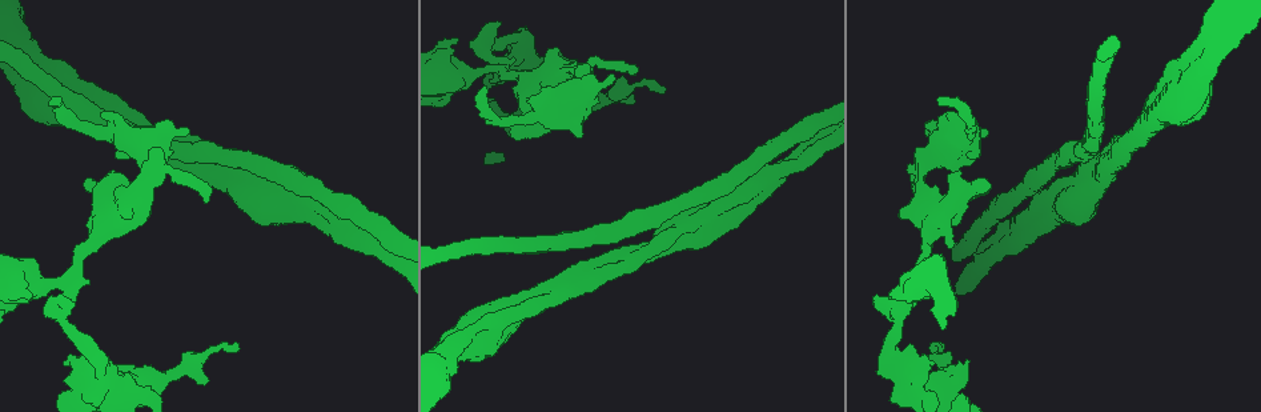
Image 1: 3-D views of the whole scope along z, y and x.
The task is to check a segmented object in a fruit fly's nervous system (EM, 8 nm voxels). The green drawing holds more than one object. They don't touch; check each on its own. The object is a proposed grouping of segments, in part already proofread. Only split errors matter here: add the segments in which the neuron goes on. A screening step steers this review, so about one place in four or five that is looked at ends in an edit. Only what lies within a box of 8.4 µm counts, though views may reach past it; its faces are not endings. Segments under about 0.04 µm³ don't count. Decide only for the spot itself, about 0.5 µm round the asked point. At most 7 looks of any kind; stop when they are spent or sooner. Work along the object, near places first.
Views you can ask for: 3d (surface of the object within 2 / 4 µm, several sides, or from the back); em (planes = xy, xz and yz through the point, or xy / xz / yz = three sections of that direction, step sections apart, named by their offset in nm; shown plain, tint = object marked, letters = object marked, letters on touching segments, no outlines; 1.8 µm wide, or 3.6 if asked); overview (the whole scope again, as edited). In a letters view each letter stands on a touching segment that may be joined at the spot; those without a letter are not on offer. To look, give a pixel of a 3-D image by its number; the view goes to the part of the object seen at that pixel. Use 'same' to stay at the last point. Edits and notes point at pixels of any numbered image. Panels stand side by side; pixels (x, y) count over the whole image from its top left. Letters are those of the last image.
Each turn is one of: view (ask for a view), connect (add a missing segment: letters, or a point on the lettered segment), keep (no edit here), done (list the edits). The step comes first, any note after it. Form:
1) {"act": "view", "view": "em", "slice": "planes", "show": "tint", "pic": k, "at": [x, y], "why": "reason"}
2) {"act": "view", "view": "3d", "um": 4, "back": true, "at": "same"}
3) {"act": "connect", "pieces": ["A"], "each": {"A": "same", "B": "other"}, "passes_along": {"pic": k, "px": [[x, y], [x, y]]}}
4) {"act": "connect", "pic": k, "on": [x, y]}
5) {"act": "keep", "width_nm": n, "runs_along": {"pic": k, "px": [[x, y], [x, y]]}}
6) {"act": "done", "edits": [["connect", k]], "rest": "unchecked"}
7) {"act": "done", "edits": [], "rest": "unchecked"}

{"act": "view", "view": "3d", "um": 2, "pic": 1, "at": [740, 172], "why": "sharp bend"}

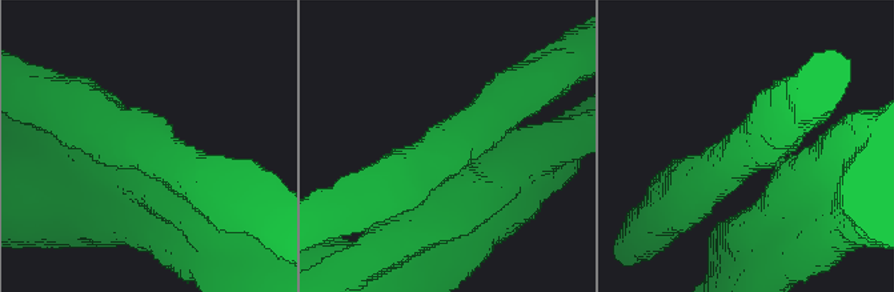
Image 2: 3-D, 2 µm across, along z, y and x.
{"act": "view", "view": "em", "um": 3.6, "slice": "xz", "step": 8, "show": "tint", "pic": 2, "at": [752, 158], "arm_widths_nm": [360, 460], "why": "shape alone is not enough"}

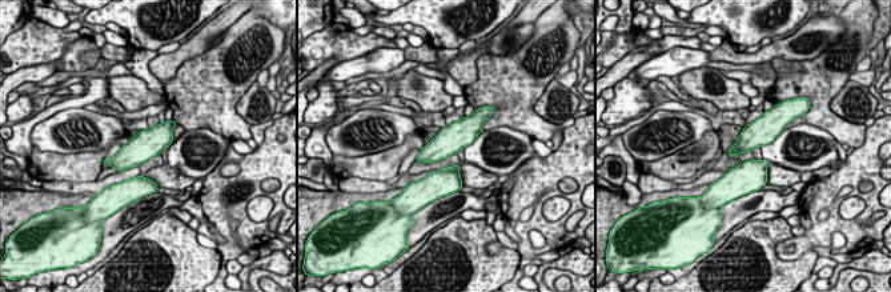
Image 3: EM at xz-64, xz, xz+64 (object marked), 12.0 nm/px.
{"act": "view", "view": "em", "um": 3.6, "slice": "xz", "step": 8, "show": "letters", "at": "same"}

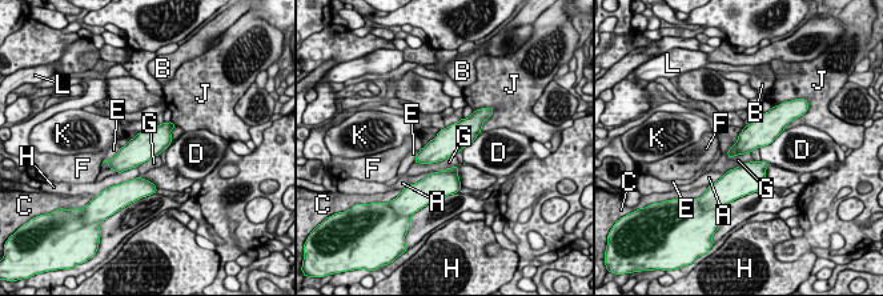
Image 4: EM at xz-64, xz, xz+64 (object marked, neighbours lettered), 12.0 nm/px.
{"act": "keep", "each": {"A": "other", "B": "other", "C": "other", "D": "other", "E": "other", "F": "other", "G": "other", "H": "other", "J": "other", "K": "other", "L": "other"}, "border": {"pic": 4, "px": [[449, 156], [432, 163], [414, 163]]}, "found": "no lettered segment goes on from it"}

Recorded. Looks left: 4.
{"act": "view", "view": "3d", "um": 2, "pic": 1, "at": [633, 71], "why": "free end"}

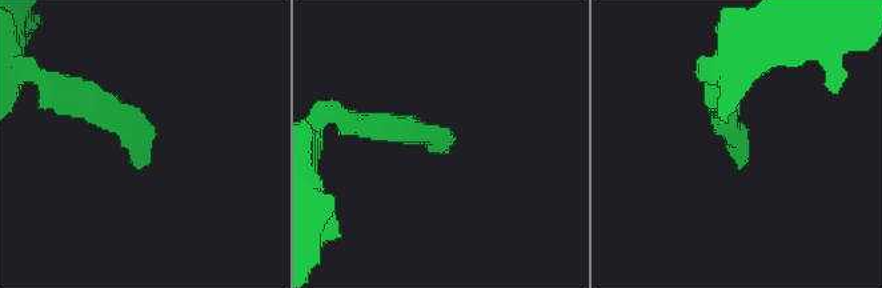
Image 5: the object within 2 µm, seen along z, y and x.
{"act": "view", "view": "em", "slice": "planes", "show": "letters", "pic": 5, "at": [440, 143]}

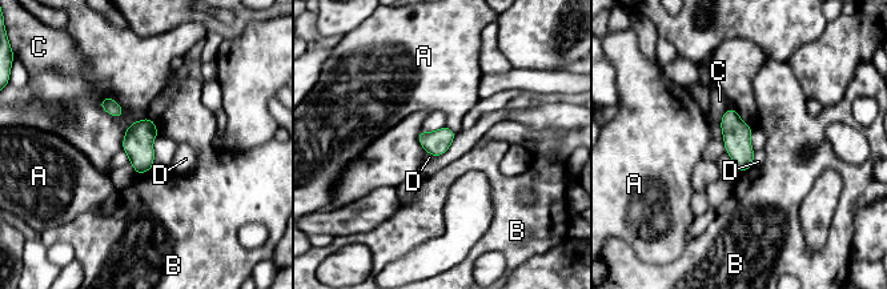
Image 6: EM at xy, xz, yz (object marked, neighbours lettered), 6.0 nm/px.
{"act": "keep", "each": {"A": "other", "B": "other", "C": "other", "D": "other"}, "border": {"pic": 6, "px": [[754, 151], [751, 165]]}, "found": "none of them fits"}

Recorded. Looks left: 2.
{"act": "done", "edits": [], "rest": "unchecked"}

